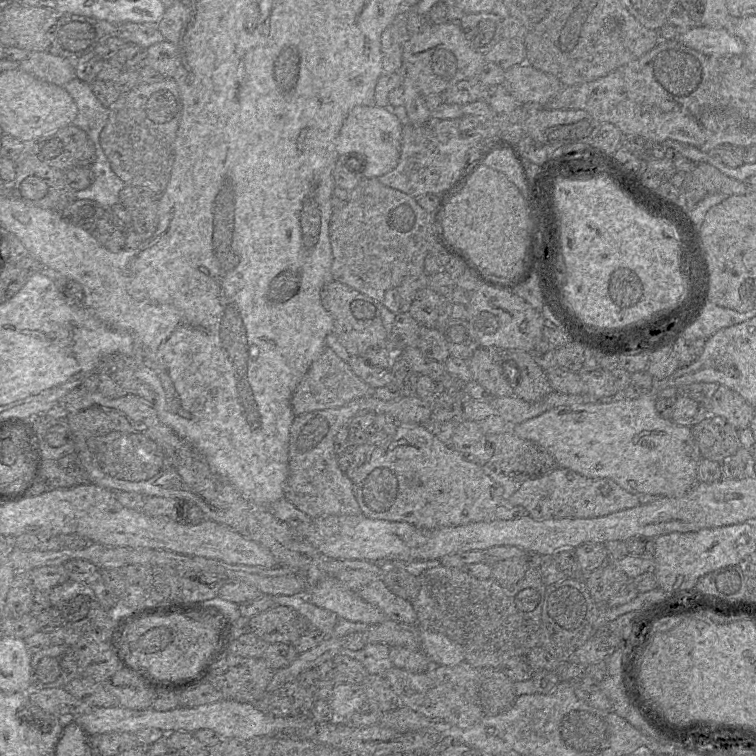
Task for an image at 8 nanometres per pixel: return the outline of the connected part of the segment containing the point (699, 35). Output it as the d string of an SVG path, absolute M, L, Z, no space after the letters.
M693 26L679 35L677 40L684 45L707 55L742 56L745 45L728 28Z

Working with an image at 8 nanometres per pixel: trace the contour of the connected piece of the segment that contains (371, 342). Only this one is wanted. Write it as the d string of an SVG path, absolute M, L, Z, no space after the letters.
M332 280L320 291L323 307L333 320L334 334L350 356L363 356L373 347L387 346L387 330L381 320L381 305L369 296Z

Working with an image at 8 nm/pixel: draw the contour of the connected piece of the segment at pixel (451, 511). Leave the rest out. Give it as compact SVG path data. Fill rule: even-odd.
M398 423L394 435L386 443L375 446L369 460L358 465L350 479L364 516L407 522L421 530L489 521L495 518L496 508L503 503L502 486L487 476L481 465L441 442L425 424Z

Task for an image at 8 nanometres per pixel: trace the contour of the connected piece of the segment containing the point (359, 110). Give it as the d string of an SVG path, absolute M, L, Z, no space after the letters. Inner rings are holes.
M357 105L347 115L336 139L339 156L349 153L361 154L365 159L363 177L380 177L393 170L399 161L403 123L390 107Z

